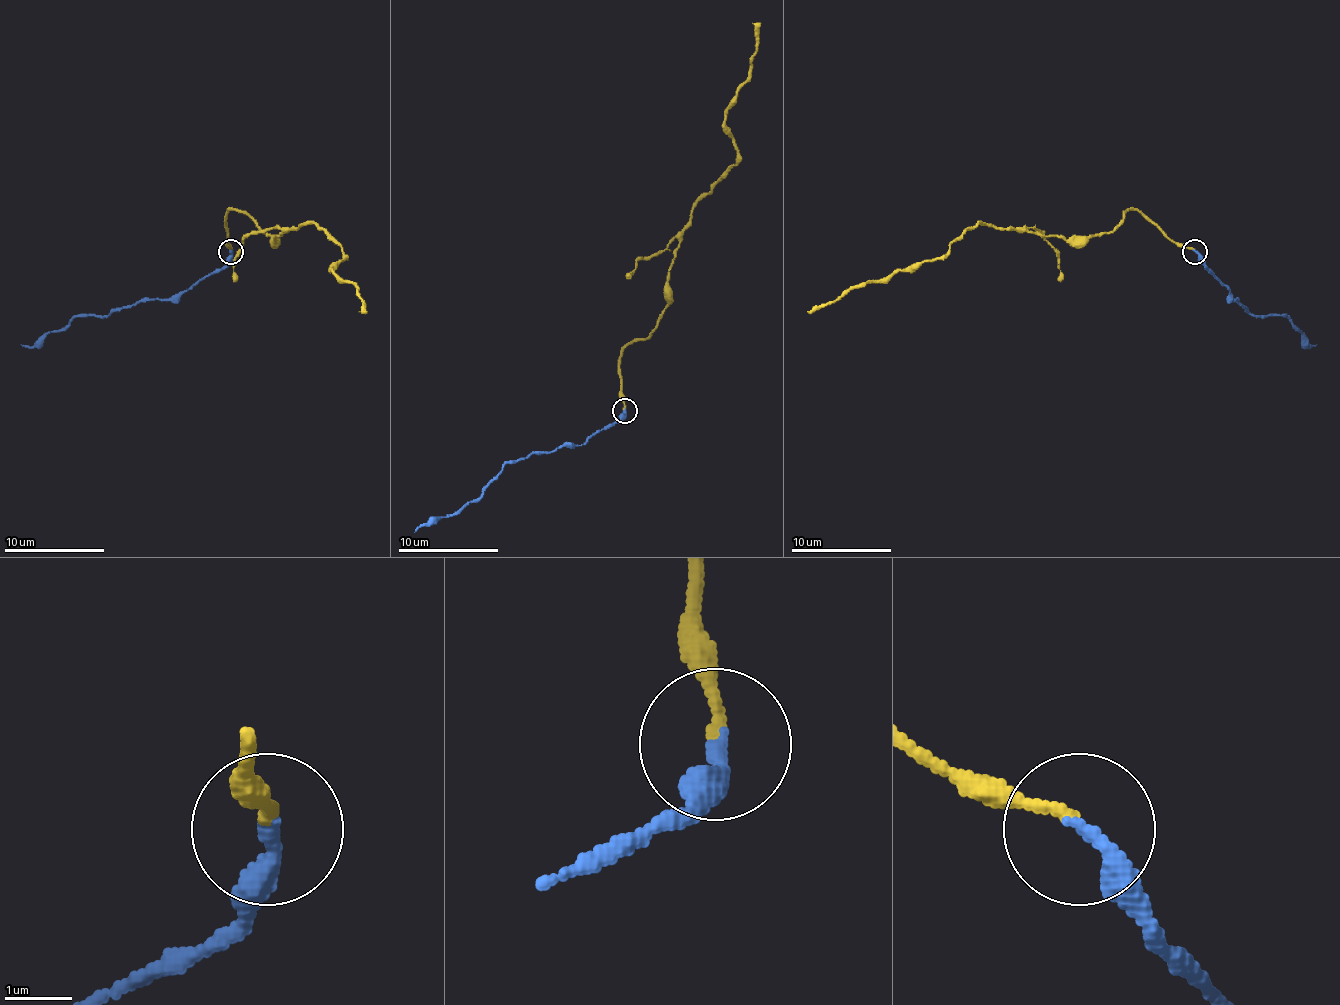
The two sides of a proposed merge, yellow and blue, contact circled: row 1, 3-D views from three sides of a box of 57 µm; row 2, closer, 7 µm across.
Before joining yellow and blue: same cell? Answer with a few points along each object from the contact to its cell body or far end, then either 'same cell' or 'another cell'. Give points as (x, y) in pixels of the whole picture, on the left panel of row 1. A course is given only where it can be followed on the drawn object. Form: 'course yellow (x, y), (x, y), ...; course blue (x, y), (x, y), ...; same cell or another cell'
course yellow (230, 249), (230, 209), (273, 239), (315, 224), (343, 252), (330, 269), (363, 299), (358, 312); course blue (230, 252), (220, 269), (167, 299), (139, 299), (109, 315), (74, 317), (31, 347), (21, 345); same cell

